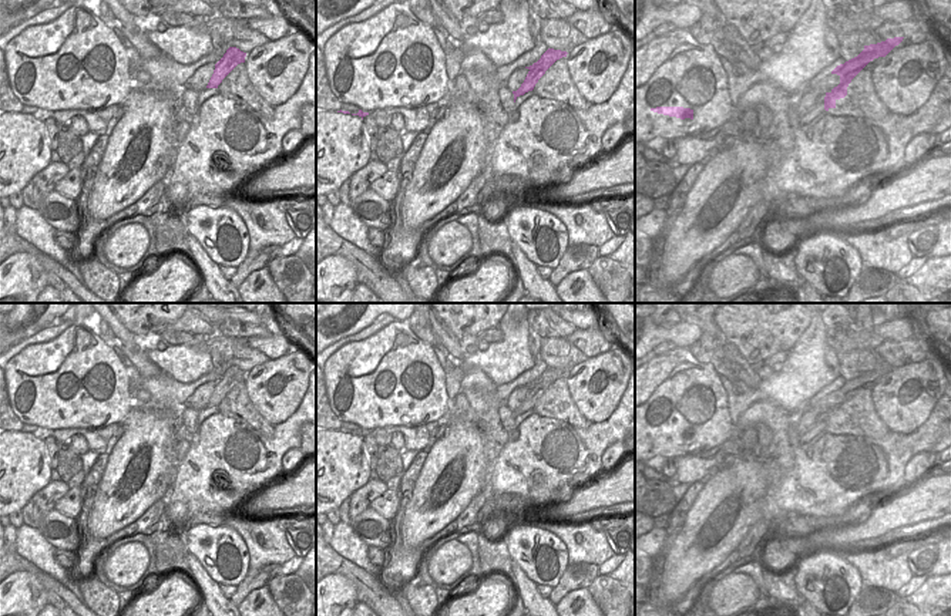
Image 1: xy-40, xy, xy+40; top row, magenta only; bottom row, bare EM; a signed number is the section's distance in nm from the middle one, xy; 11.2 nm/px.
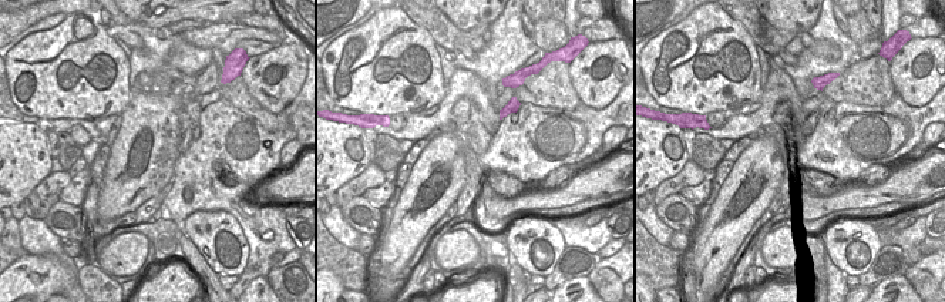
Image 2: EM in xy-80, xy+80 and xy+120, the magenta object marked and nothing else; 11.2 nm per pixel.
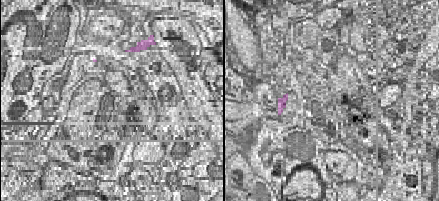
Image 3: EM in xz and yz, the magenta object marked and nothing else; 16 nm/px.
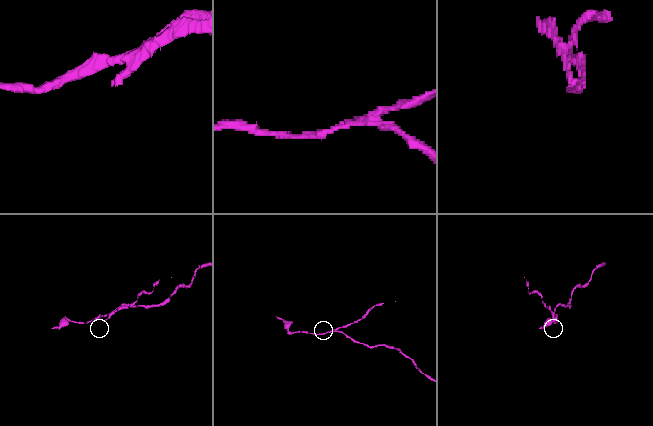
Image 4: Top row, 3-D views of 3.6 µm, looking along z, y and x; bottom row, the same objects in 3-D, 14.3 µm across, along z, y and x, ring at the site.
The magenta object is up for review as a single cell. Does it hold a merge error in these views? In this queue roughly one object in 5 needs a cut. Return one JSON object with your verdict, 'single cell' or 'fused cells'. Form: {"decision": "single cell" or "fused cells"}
{"decision": "fused cells"}

